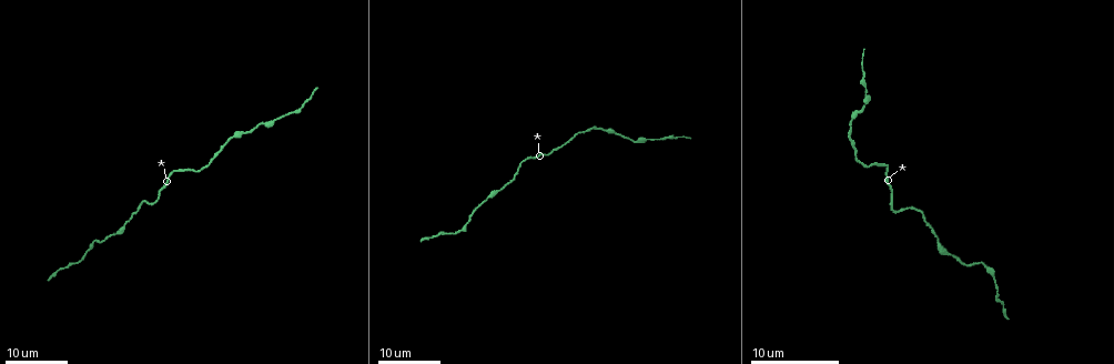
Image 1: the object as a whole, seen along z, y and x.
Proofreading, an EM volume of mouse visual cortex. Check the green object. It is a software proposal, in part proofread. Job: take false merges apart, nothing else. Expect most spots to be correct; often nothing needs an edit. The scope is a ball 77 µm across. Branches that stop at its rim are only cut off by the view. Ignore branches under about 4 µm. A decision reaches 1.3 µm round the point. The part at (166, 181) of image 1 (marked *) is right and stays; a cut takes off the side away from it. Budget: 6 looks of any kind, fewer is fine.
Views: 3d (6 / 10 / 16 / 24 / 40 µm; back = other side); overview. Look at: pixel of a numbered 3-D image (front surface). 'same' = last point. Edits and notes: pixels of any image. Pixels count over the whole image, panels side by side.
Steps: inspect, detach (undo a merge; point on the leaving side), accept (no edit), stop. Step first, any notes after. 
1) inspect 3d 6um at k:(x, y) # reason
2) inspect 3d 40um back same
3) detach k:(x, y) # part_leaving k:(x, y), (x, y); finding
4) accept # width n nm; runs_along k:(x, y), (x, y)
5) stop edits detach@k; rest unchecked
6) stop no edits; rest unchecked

inspect 3d 24um at 1:(490, 197) # calibre changes

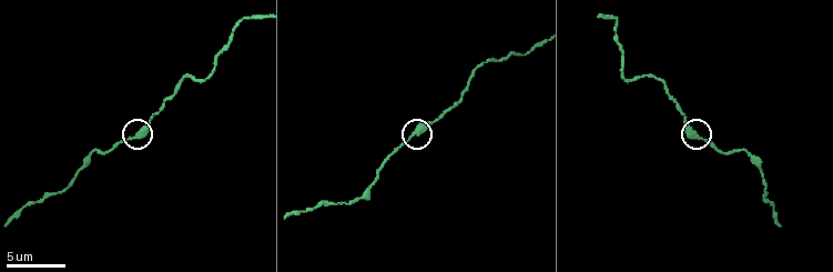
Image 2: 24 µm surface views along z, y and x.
inspect 3d 6um at 2:(696, 136)

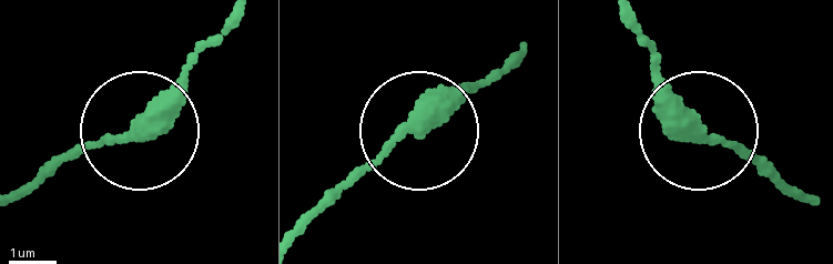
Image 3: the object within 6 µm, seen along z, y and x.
accept # runs_along 3:(516, 57), (448, 93), (333, 196); one neuron here

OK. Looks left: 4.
inspect 3d 10um at 2:(742, 149) # calibre changes

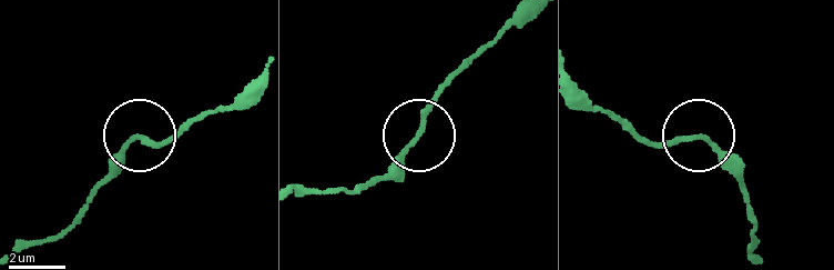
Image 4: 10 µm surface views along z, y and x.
accept # runs_along 4:(516, 14), (458, 72), (382, 177); one neuron here

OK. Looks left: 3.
inspect 3d 16um at 1:(606, 131) # thick turns thin

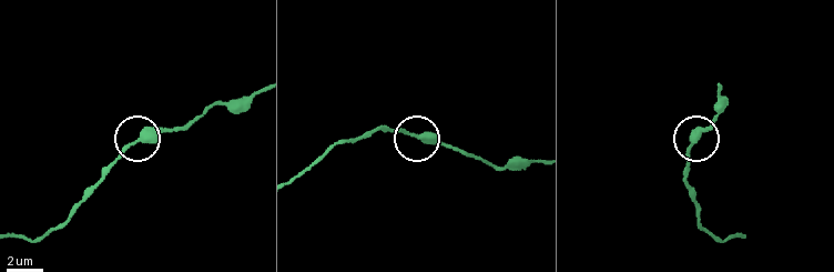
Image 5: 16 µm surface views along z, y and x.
inspect 3d 10um at 5:(136, 144)

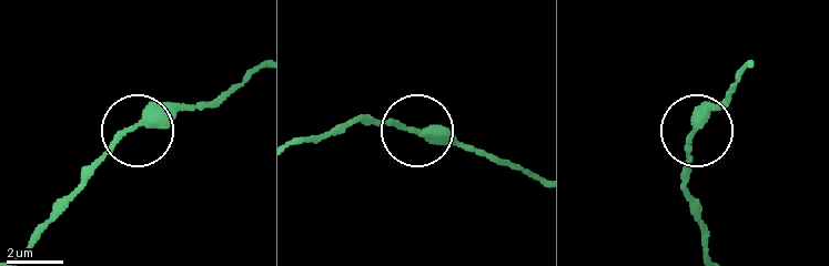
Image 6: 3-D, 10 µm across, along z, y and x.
accept # width 250 nm; runs_along 6:(299, 142), (356, 123), (392, 123), (442, 131), (489, 152); all the same neuron

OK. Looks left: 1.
stop no edits; rest unchecked

